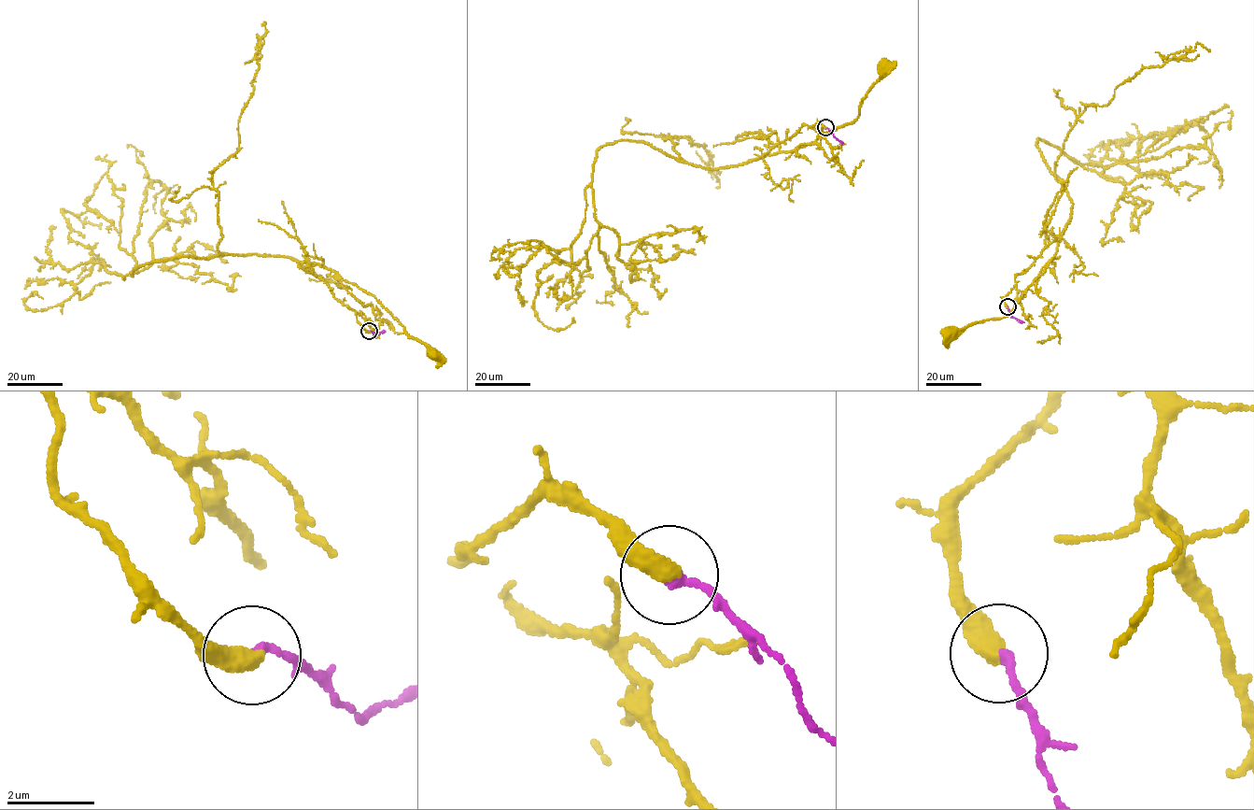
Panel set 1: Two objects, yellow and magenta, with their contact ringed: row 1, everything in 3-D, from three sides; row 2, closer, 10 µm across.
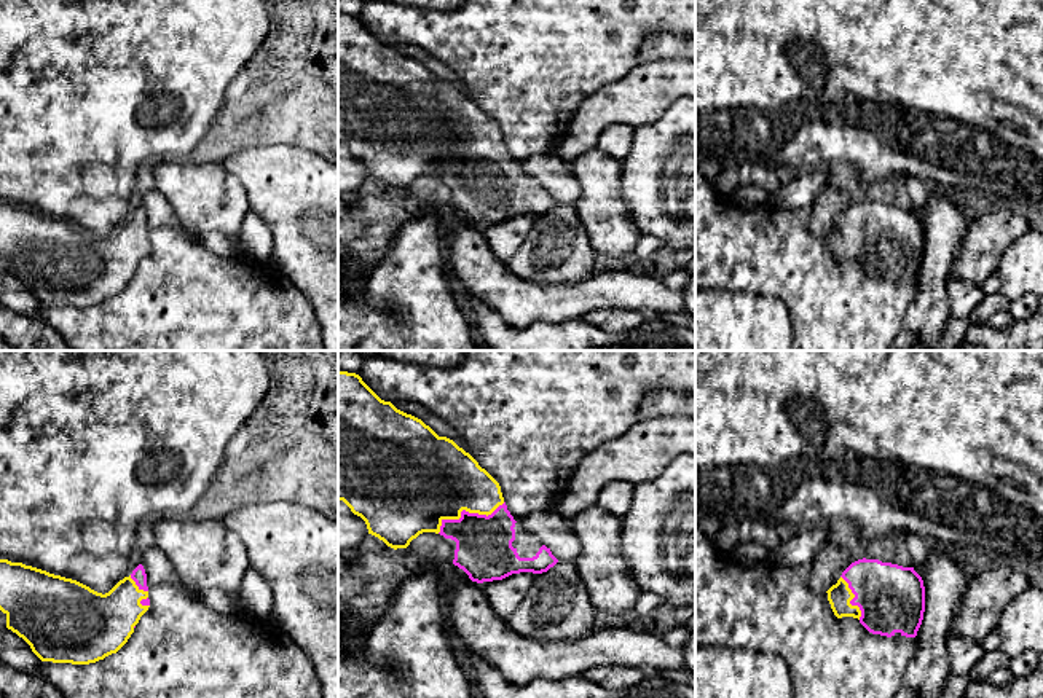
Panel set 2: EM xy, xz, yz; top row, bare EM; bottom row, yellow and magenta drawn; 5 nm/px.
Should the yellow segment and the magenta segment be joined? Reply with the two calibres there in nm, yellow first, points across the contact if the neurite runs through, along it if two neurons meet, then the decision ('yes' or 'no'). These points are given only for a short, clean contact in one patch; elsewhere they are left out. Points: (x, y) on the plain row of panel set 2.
440/280 nm | yes

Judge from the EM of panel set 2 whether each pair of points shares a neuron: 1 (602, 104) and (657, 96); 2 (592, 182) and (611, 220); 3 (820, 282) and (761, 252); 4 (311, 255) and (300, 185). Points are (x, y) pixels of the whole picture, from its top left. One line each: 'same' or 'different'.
1: same
2: same
3: same
4: same

